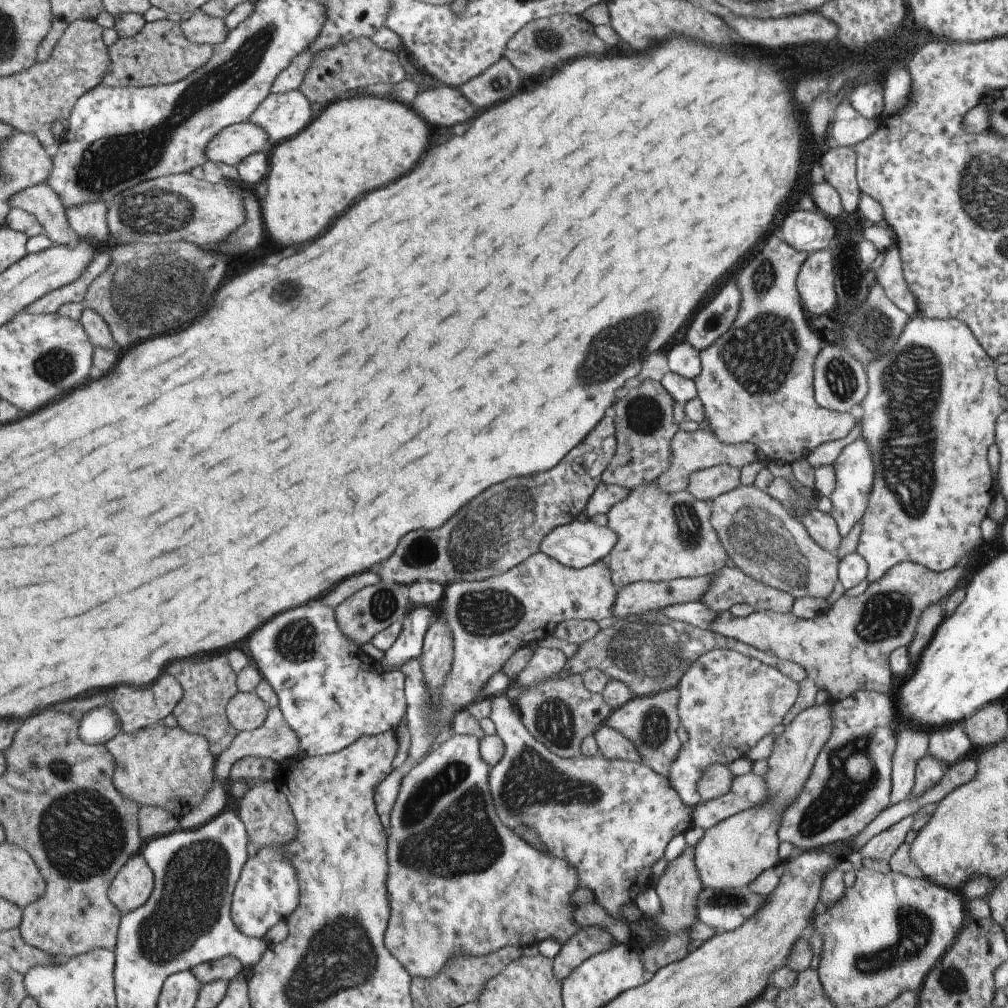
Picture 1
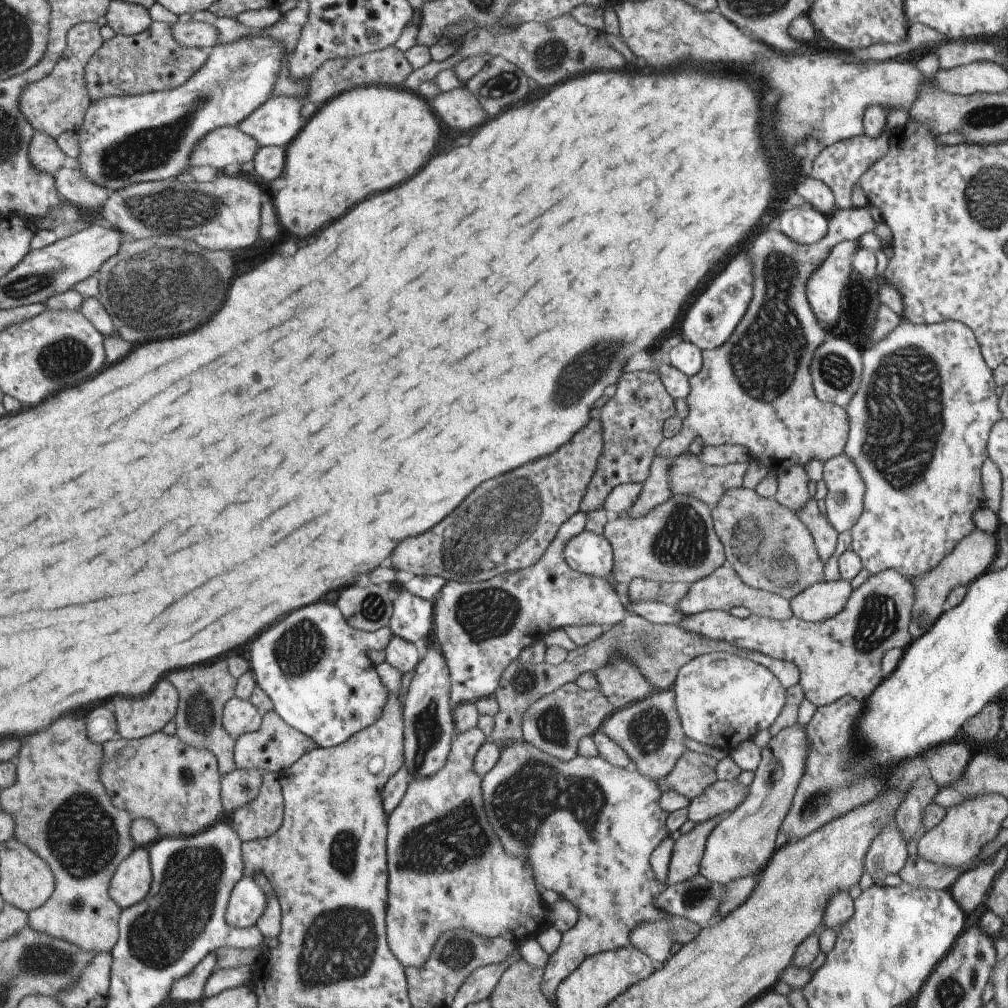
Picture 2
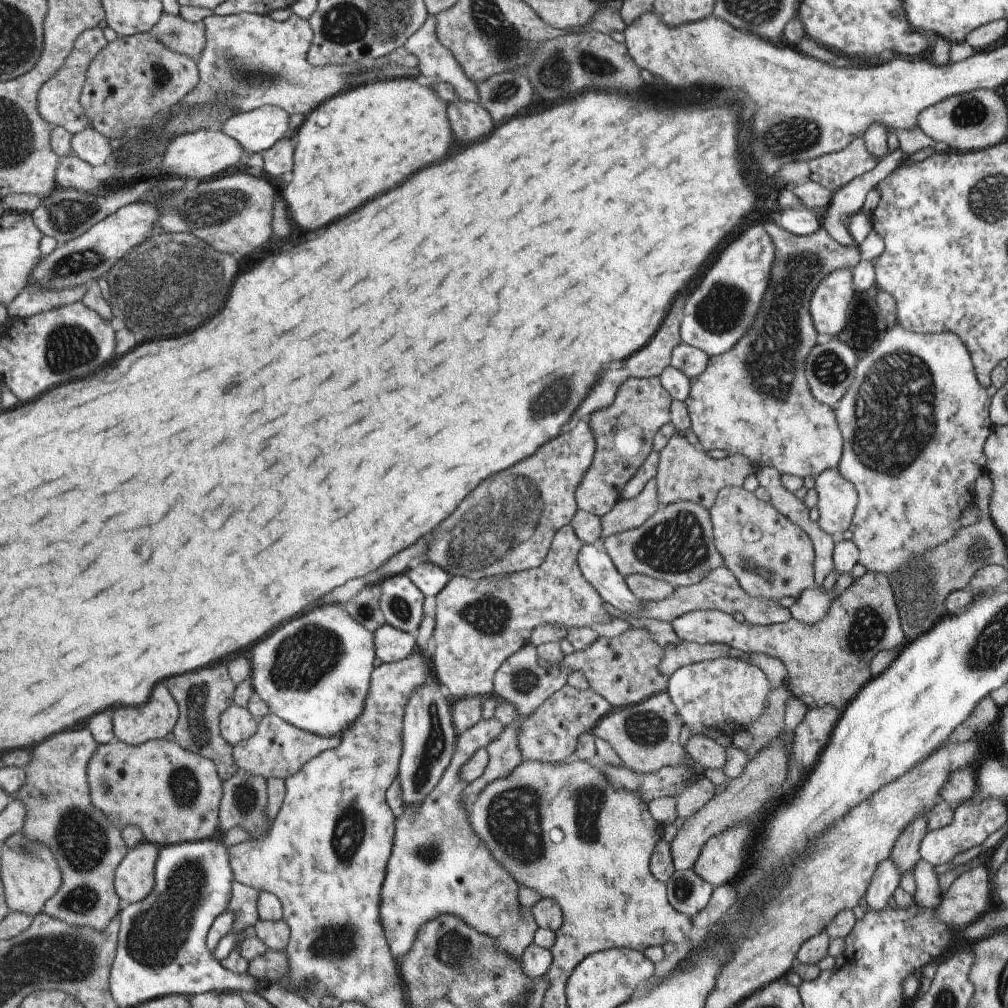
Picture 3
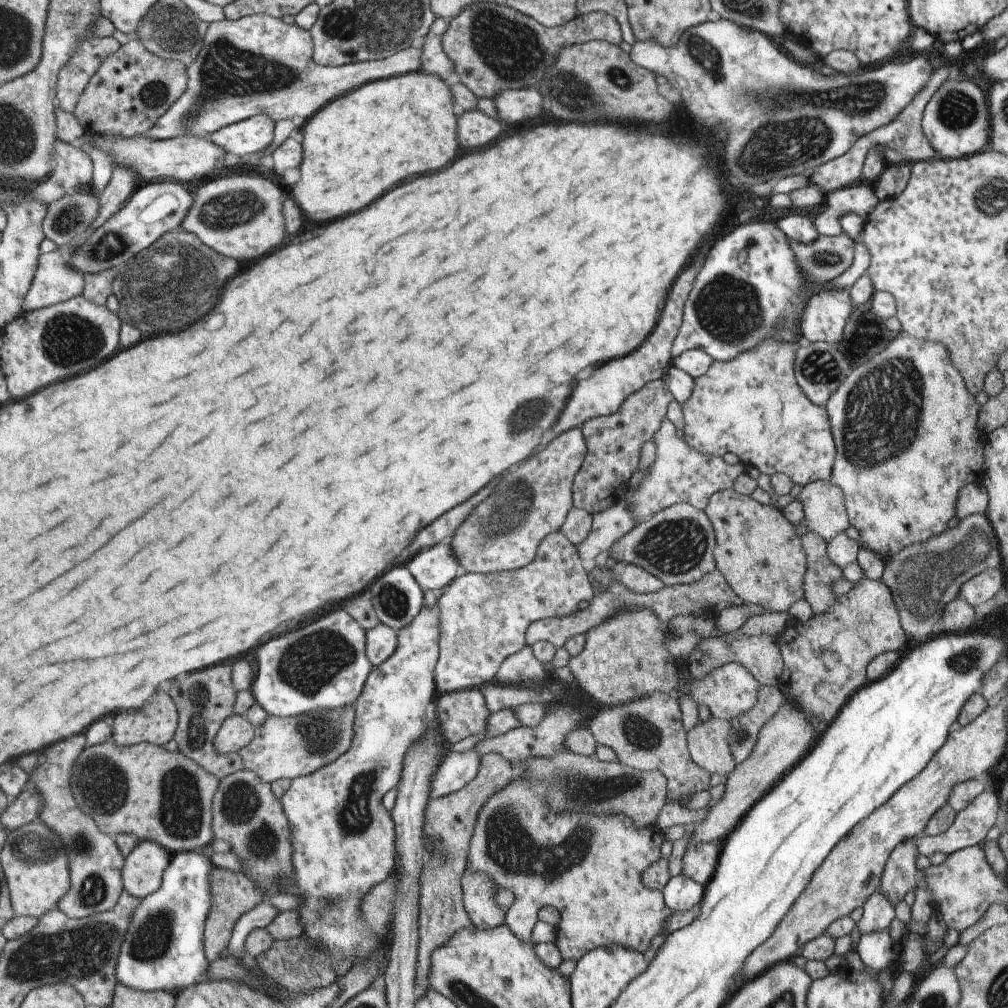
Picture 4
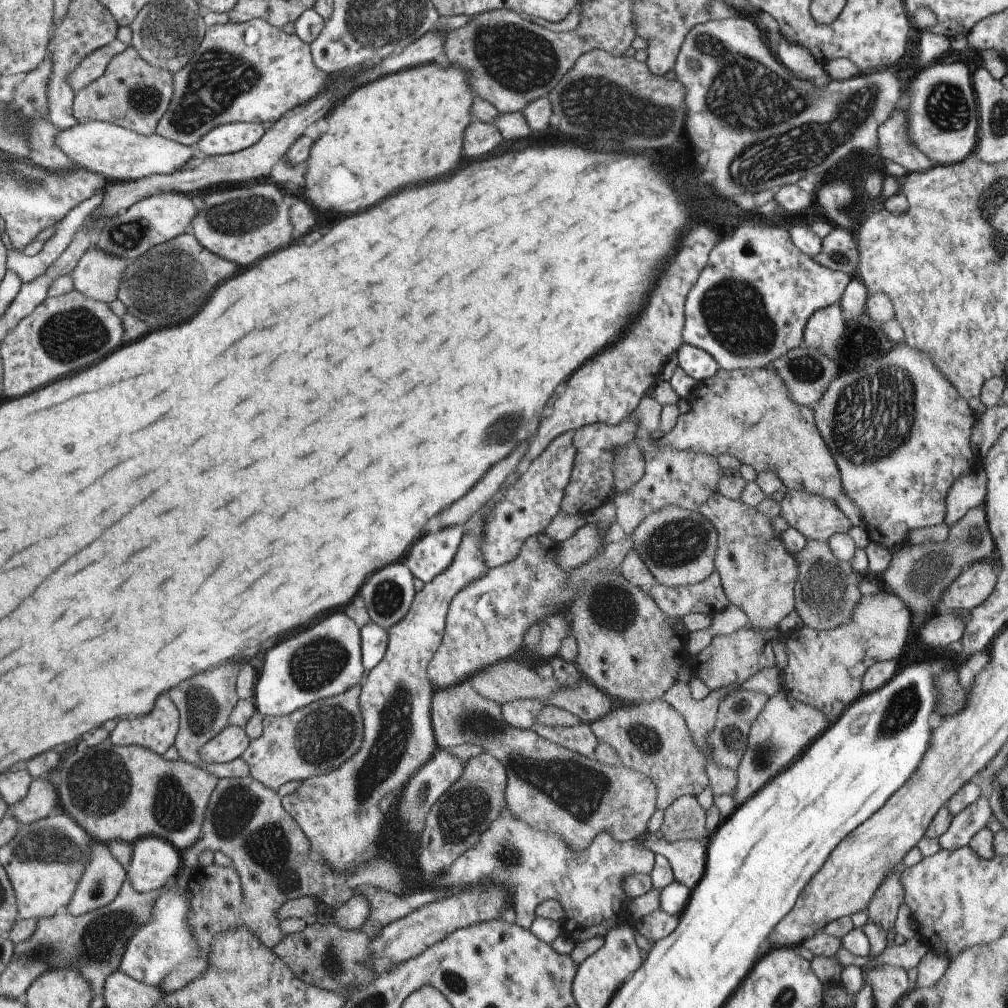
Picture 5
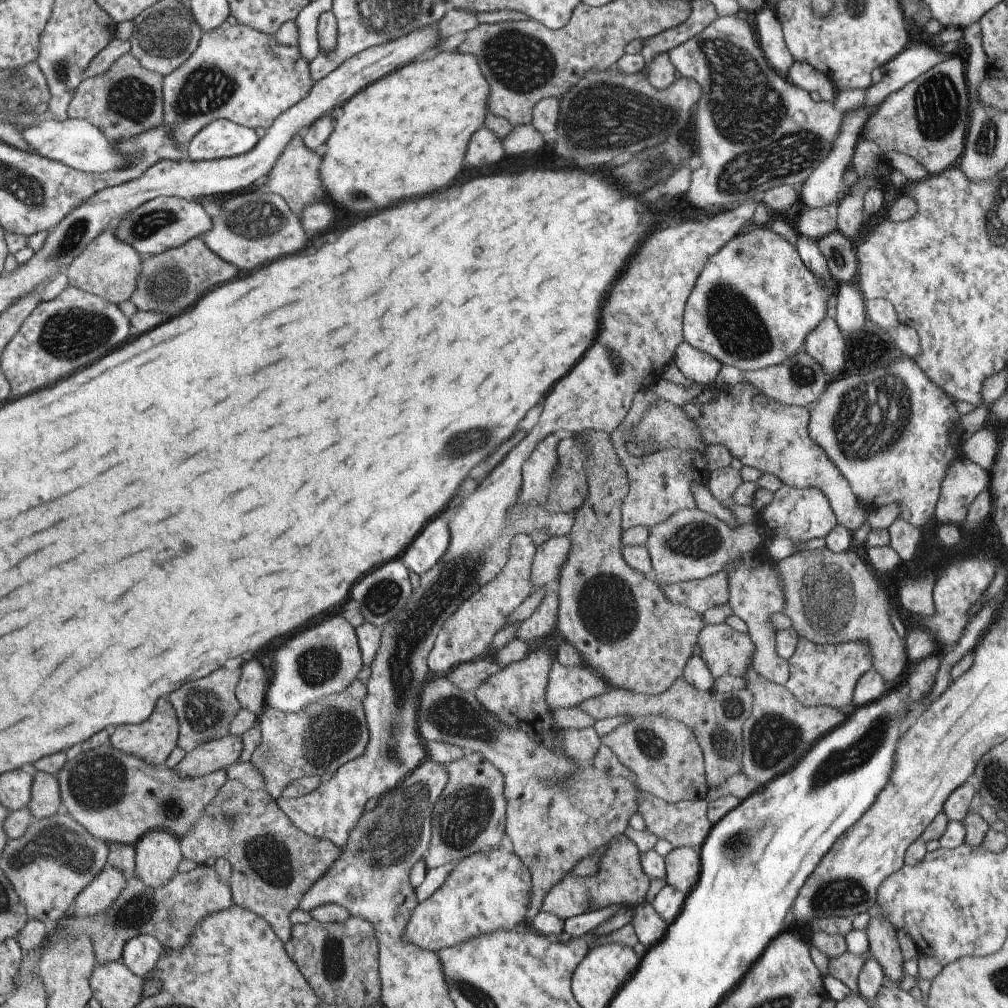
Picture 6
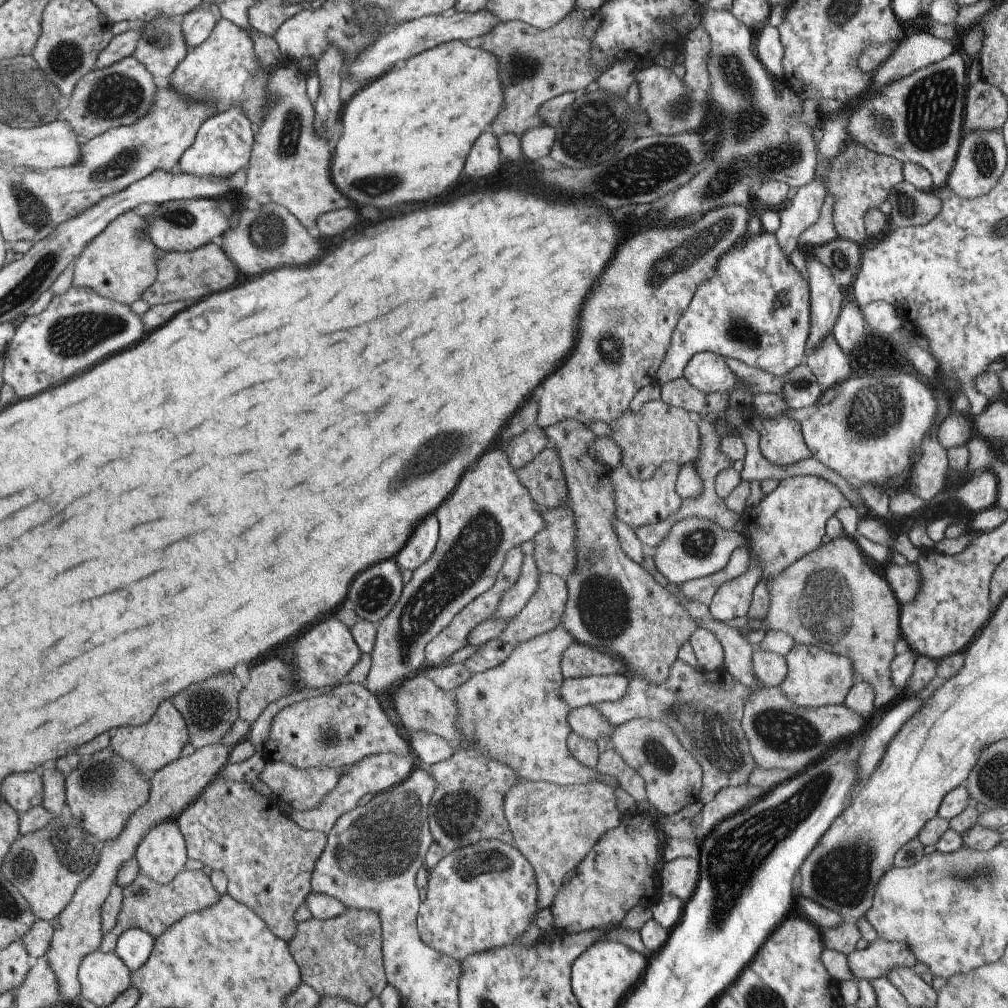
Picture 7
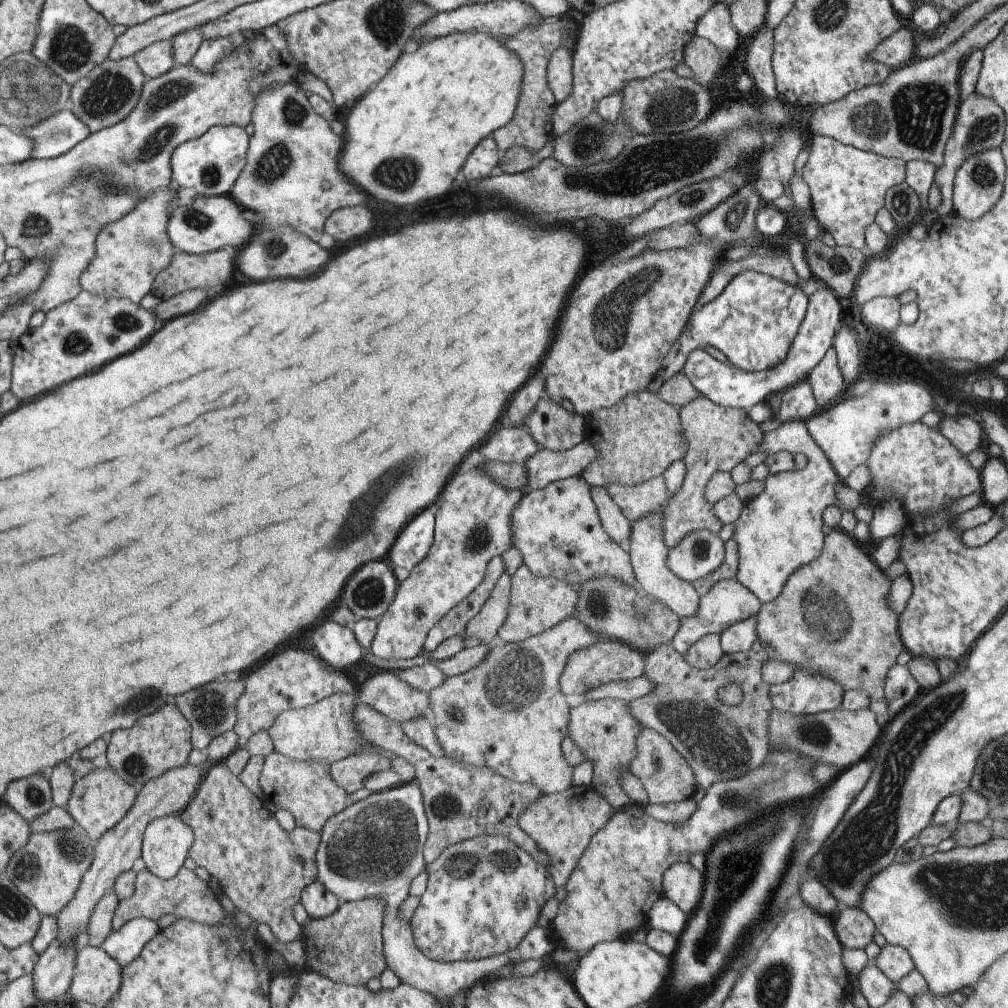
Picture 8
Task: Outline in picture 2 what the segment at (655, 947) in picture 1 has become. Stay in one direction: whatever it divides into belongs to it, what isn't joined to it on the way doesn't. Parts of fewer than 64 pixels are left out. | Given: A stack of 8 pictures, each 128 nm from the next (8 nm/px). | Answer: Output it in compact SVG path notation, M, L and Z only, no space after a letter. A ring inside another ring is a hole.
M708 818L706 821L694 823L689 832L674 840L672 853L666 872L666 886L693 878L699 875L700 860L705 838L716 825L717 818Z

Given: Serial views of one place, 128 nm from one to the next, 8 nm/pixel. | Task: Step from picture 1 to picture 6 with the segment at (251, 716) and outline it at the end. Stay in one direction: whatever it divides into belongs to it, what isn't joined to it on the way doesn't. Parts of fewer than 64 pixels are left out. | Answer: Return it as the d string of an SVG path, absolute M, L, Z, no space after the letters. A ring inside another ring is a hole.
M225 735L207 741L196 749L188 752L173 768L179 777L204 777L219 769L226 769L235 763L241 752L240 737Z

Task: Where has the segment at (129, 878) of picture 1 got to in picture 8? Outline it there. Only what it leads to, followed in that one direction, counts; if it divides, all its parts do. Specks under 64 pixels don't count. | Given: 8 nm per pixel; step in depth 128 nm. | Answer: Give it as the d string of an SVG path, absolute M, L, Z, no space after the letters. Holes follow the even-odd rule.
M179 814L167 815L149 821L144 828L140 843L140 856L144 862L144 868L150 870L159 879L170 879L181 868L193 841L192 828L181 820Z

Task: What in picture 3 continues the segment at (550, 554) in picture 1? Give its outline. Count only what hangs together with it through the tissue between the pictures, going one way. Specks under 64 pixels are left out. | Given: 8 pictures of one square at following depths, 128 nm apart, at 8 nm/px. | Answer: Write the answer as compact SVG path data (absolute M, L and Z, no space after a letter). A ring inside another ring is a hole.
M582 544L576 558L583 578L597 591L597 594L617 608L632 616L641 608L641 601L626 587L624 577L613 566L604 549L597 544Z

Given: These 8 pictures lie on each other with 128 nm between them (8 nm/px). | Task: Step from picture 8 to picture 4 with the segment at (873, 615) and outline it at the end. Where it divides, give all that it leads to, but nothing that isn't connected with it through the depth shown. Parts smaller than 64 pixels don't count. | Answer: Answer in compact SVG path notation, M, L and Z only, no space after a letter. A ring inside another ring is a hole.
M806 530L800 537L806 557L803 576L803 599L809 604L815 616L824 614L836 598L831 592L831 584L846 575L846 572L829 562L826 543L821 536Z

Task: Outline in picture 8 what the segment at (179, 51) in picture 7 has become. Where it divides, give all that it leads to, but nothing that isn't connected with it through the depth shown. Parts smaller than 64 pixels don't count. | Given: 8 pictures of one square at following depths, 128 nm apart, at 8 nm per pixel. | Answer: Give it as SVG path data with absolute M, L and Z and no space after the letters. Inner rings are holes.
M172 39L157 41L132 55L135 64L145 78L161 76L175 66L171 43Z

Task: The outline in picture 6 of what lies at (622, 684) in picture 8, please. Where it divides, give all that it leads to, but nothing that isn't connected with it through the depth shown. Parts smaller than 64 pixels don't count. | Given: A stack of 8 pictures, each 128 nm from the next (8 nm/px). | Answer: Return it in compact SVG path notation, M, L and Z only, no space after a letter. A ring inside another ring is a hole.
M555 660L548 676L545 700L551 710L577 707L609 688L611 686L589 668L564 667Z

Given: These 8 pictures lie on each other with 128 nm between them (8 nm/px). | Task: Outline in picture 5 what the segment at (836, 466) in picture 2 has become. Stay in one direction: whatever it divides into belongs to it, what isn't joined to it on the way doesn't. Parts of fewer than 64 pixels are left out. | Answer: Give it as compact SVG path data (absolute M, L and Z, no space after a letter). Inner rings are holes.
M783 488L783 498L777 504L779 504L779 516L770 522L770 526L775 533L783 533L791 526L807 540L815 539L825 543L832 534L846 533L852 526L849 519L833 501L813 493Z

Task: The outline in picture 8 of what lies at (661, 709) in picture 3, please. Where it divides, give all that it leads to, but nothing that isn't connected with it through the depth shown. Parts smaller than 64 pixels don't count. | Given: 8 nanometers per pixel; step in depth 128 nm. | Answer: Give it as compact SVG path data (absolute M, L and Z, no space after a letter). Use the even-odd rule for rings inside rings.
M643 726L636 738L636 757L629 768L641 782L649 803L679 802L689 798L696 788L696 780L687 761L658 732Z

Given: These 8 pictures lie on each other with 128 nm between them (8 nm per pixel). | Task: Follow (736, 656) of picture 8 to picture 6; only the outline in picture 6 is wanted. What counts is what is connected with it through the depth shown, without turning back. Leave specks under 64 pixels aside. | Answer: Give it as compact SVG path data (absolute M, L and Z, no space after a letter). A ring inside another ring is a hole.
M681 675L678 676L676 680L671 683L671 686L663 693L646 695L625 689L609 688L601 696L587 699L577 707L587 714L590 714L595 720L601 720L602 718L609 718L611 716L628 716L633 718L655 715L681 722L681 724L684 724L694 734L695 740L699 745L704 762L706 786L709 792L709 788L717 788L724 783L726 778L740 773L742 765L742 724L749 716L751 705L751 693L745 688L730 690L729 692L719 692L719 690L713 688L697 690L684 679L683 675Z

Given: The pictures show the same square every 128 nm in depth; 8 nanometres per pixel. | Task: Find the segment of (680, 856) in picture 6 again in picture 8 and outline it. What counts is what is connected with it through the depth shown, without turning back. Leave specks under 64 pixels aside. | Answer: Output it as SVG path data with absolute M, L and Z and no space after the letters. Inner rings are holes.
M673 863L662 874L662 894L685 914L697 908L702 884L701 874L689 863Z

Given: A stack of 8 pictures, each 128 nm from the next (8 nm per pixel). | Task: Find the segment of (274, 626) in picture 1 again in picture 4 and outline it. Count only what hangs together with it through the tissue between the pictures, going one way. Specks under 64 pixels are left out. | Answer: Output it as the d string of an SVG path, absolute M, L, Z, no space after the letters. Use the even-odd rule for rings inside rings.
M331 610L315 622L309 622L289 634L261 644L255 650L255 660L257 672L249 689L252 698L268 716L282 718L311 714L319 709L337 710L351 706L361 694L365 680L372 670L372 665L365 655L365 631L343 610Z

